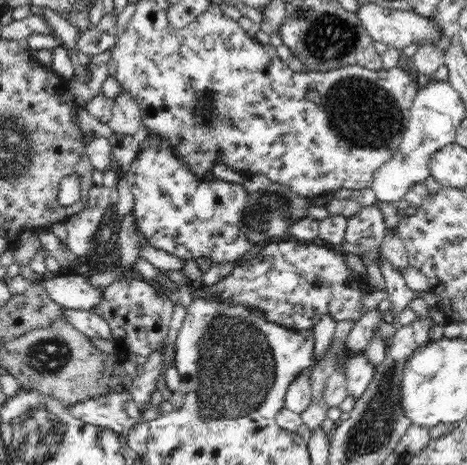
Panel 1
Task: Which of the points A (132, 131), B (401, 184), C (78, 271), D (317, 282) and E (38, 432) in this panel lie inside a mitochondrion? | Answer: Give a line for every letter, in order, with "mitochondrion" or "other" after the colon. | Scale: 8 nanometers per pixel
A: other
B: other
C: other
D: mitochondrion
E: mitochondrion

